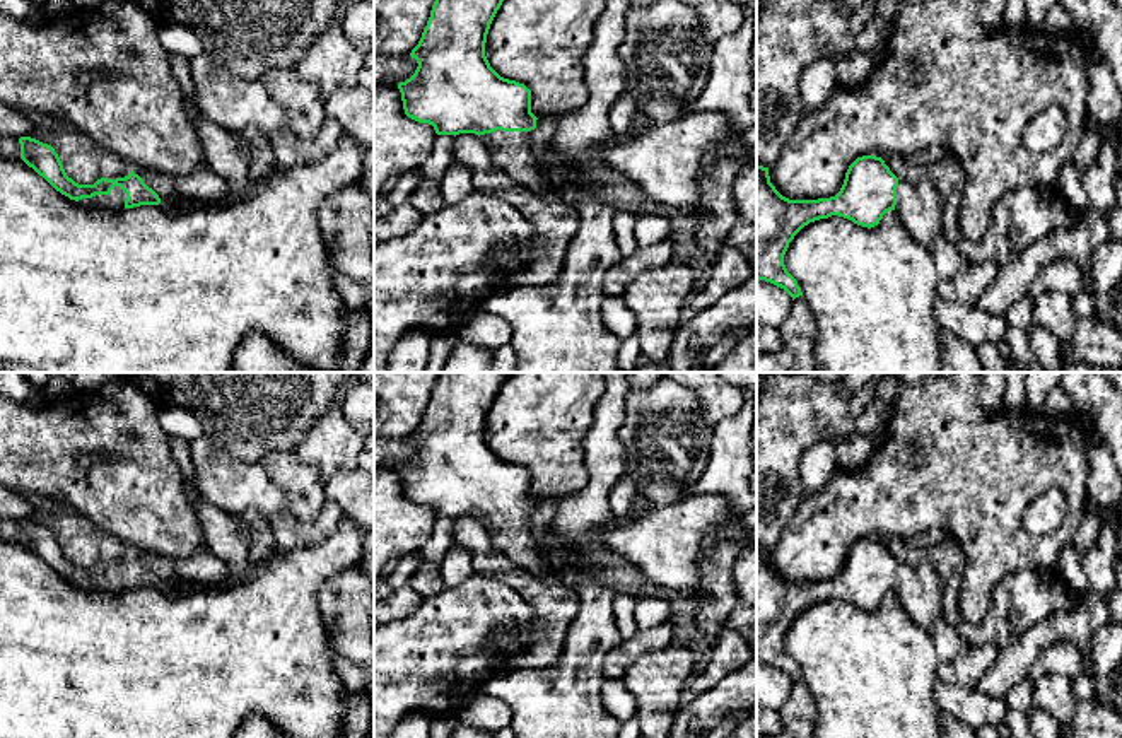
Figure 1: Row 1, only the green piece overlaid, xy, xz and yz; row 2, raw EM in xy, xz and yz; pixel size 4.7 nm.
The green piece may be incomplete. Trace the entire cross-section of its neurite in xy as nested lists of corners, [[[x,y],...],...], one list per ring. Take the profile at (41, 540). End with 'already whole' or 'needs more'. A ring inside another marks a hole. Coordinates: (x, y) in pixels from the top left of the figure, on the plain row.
[[[20,519],[20,542],[43,559],[56,574],[89,591],[120,594],[140,588],[159,588],[159,577],[130,554],[125,560],[101,560],[94,567],[79,567],[67,559],[63,547],[48,526]]]; needs more

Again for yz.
[[[857,540],[840,574],[818,583],[782,579],[770,565],[768,550],[757,547],[757,663],[784,671],[794,683],[803,675],[787,654],[784,637],[804,608],[839,598],[871,612],[890,593],[897,593],[909,617],[931,634],[941,617],[939,574],[927,564],[898,562],[881,540]]]; needs more

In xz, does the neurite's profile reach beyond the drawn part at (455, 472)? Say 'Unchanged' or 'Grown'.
Grown

